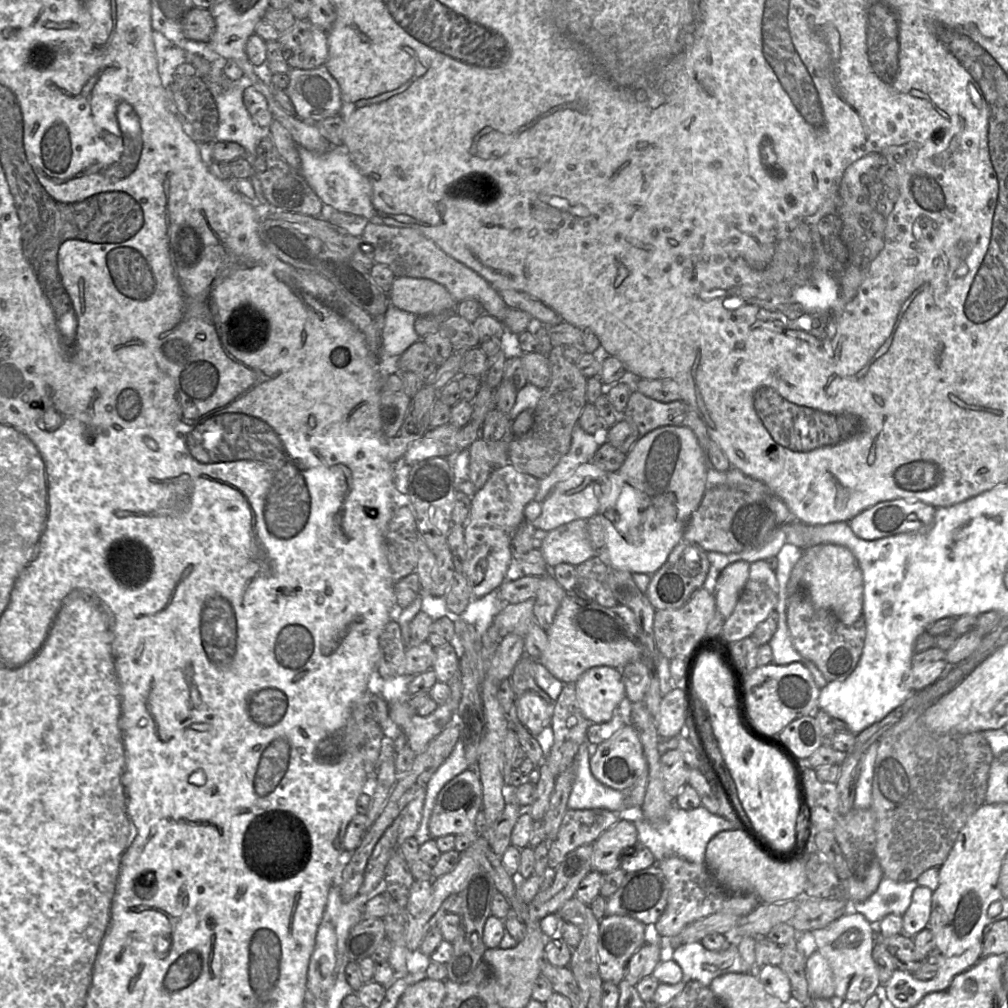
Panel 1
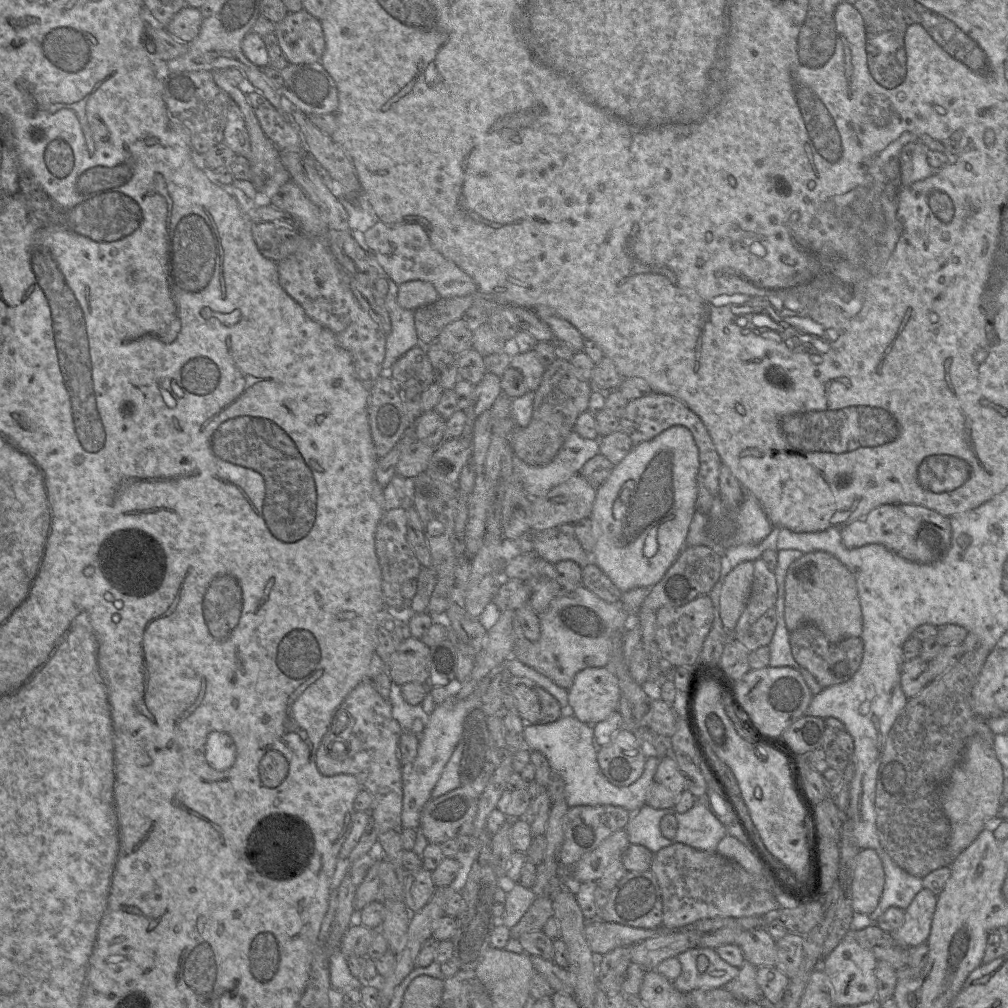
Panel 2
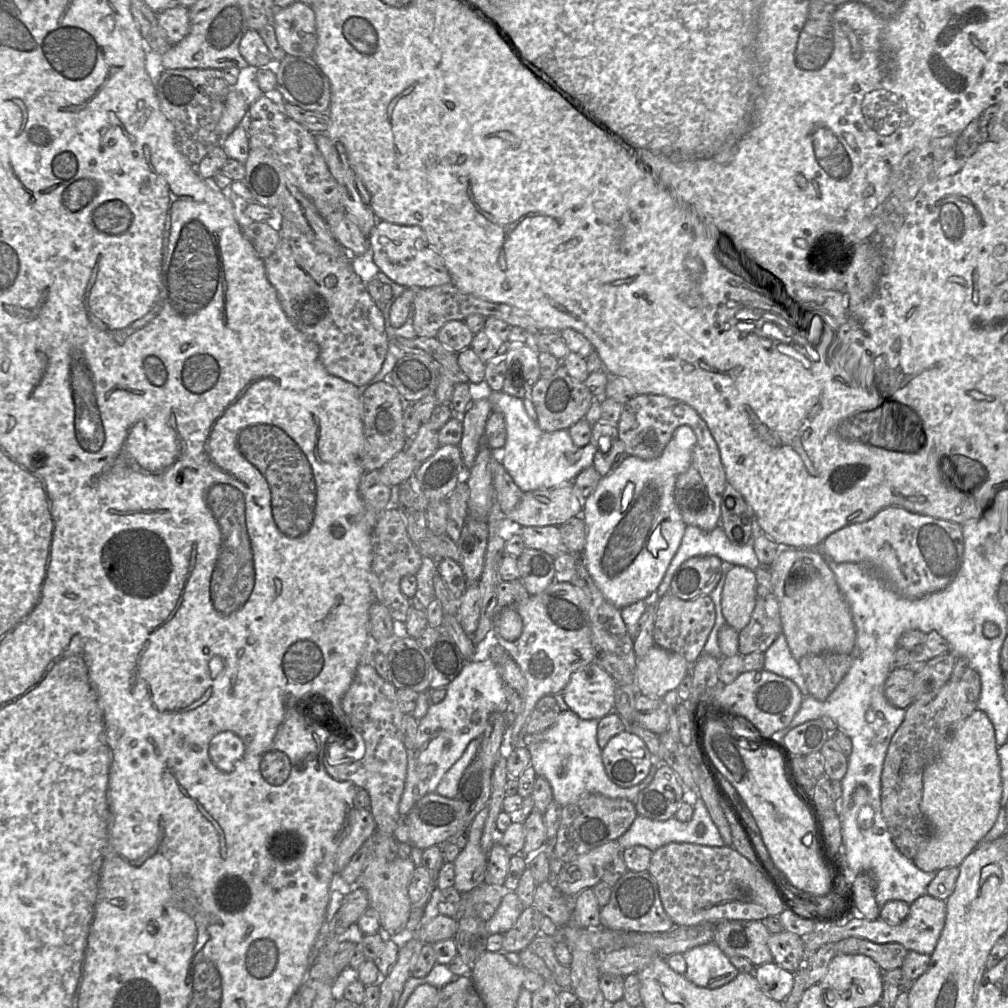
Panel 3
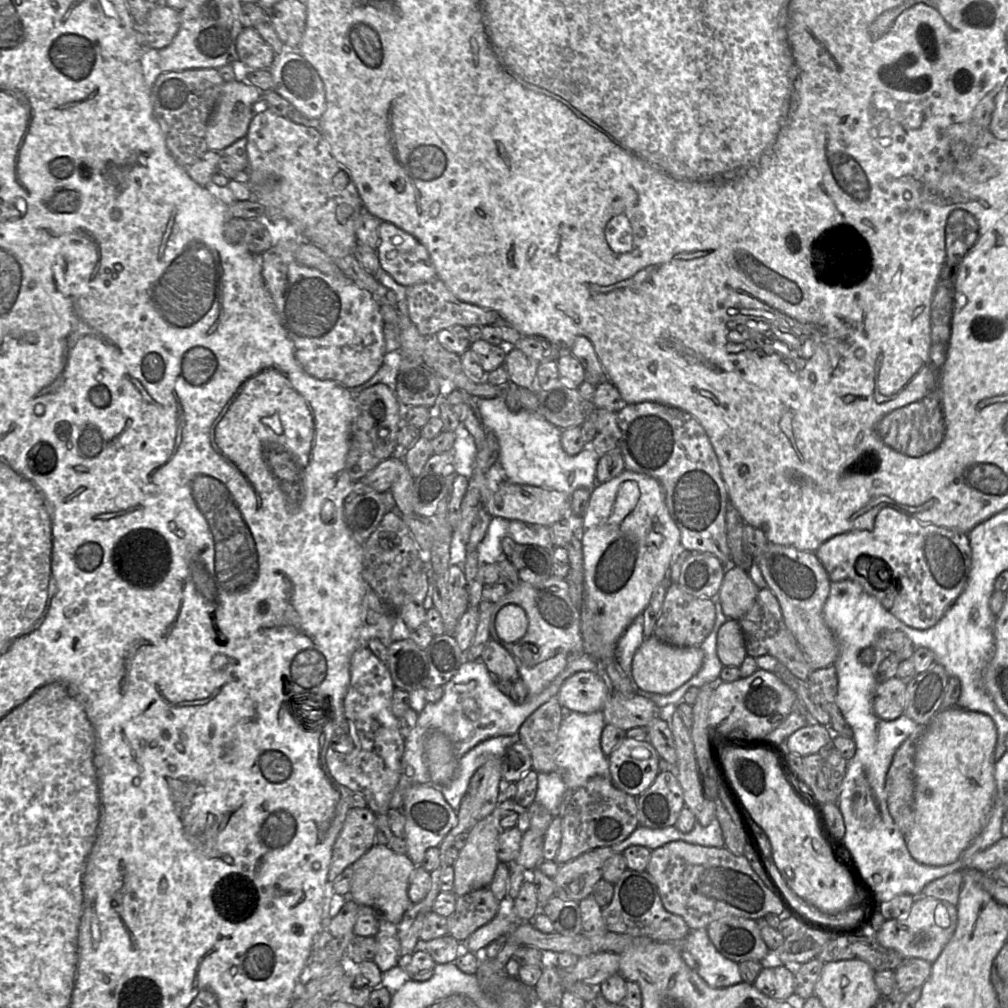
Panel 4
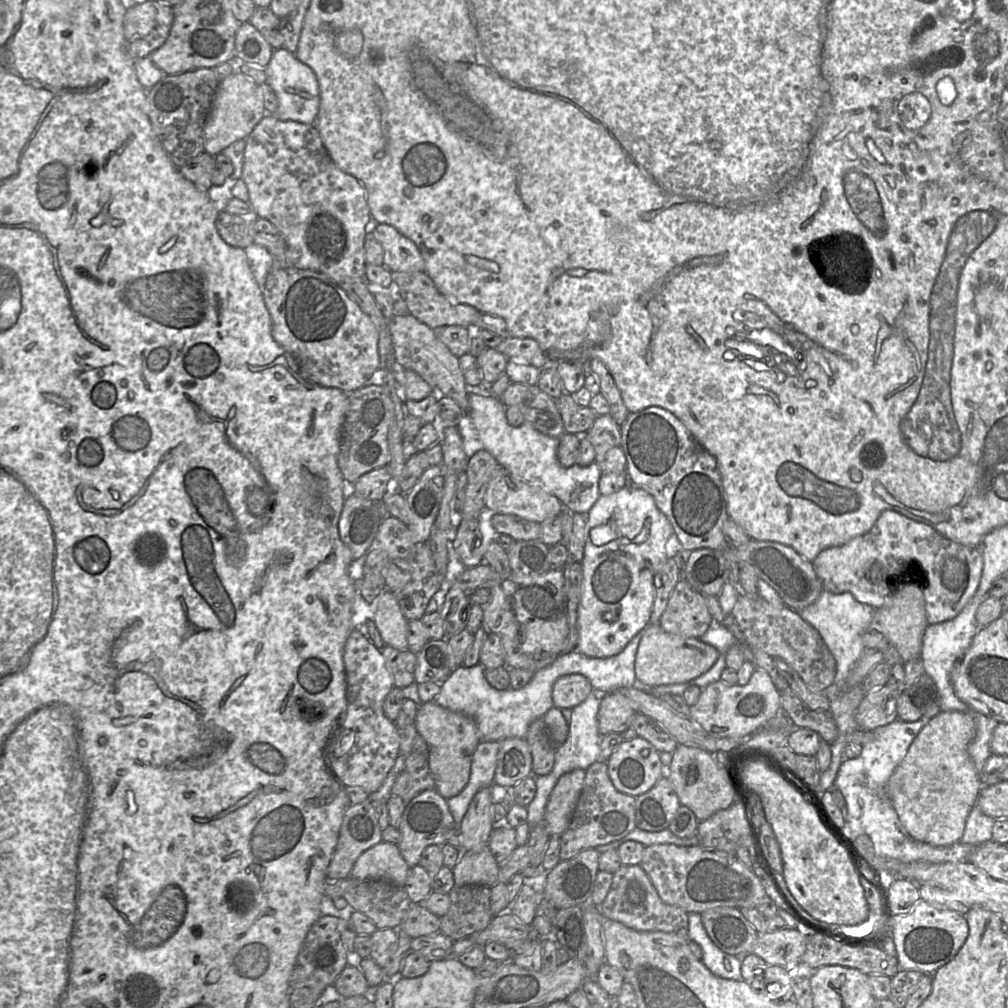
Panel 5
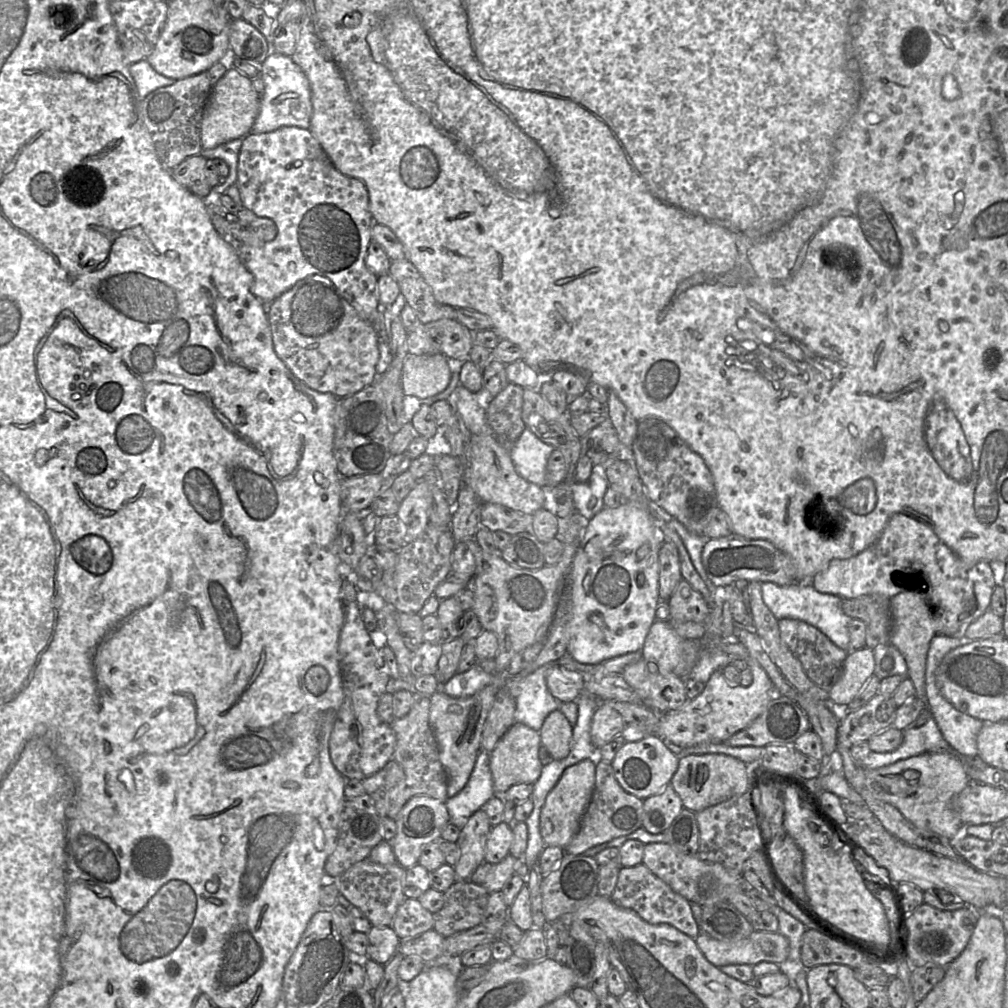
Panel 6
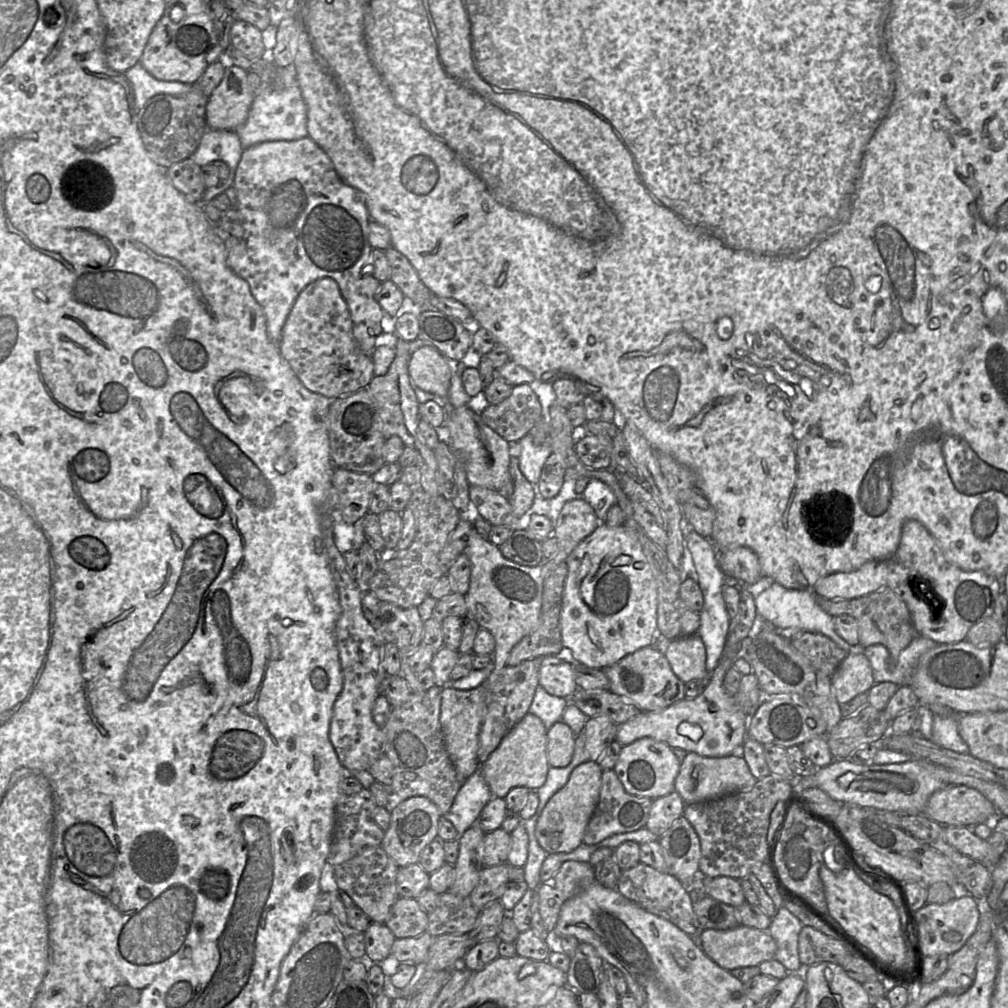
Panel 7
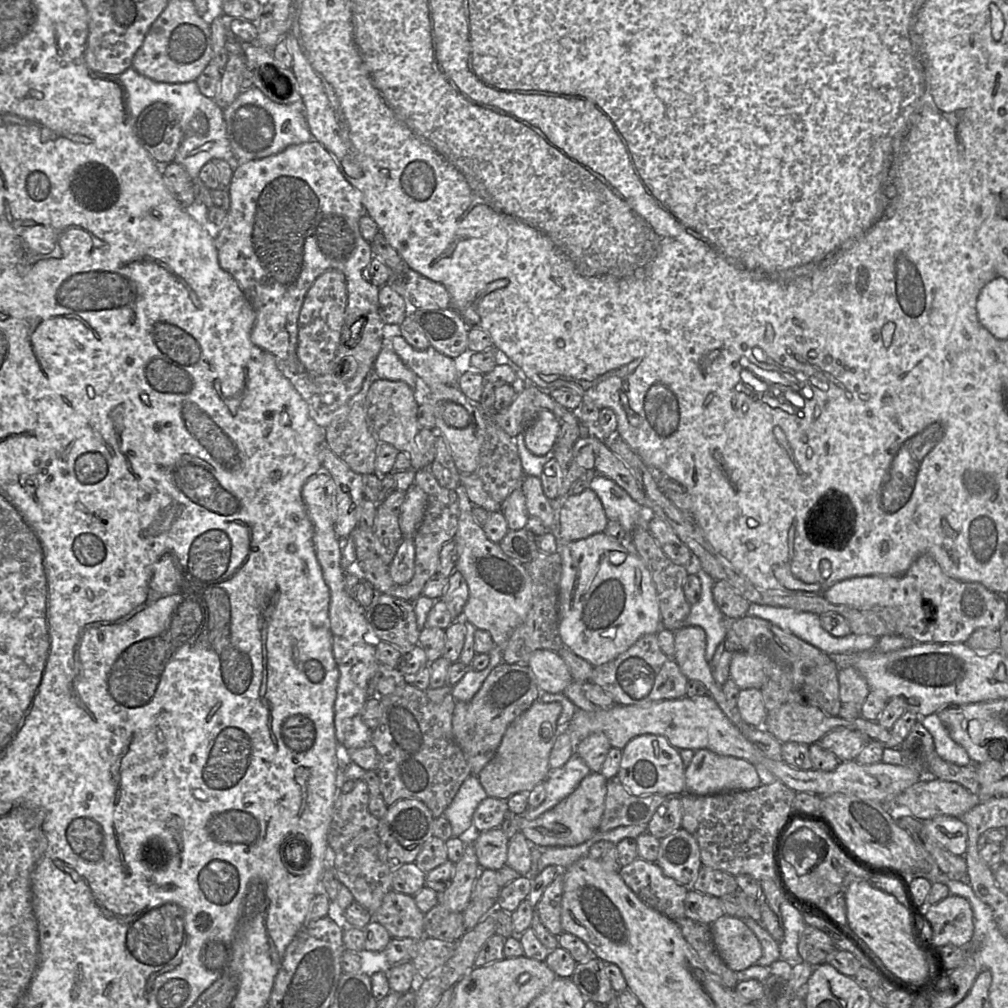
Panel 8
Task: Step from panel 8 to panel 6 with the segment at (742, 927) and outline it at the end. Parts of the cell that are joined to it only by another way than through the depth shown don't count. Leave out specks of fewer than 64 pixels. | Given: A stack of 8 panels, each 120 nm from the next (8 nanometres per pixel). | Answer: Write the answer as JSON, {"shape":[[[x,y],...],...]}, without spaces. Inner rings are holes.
{"shape":[[[754,930],[747,938],[736,942],[721,941],[700,932],[695,942],[705,958],[718,968],[760,962],[782,964],[790,952],[788,939],[778,932]]]}

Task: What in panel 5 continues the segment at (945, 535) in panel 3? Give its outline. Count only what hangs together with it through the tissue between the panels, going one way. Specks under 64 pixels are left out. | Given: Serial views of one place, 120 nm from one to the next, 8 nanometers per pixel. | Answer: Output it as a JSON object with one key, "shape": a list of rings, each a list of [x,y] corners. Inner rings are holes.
{"shape":[[[894,510],[881,513],[873,527],[841,546],[822,550],[812,562],[823,590],[840,594],[851,593],[861,603],[879,609],[892,593],[890,586],[897,582],[903,585],[924,585],[925,610],[929,625],[938,624],[956,617],[974,596],[982,575],[983,556],[980,547],[970,547],[954,542],[928,524],[915,521]]]}

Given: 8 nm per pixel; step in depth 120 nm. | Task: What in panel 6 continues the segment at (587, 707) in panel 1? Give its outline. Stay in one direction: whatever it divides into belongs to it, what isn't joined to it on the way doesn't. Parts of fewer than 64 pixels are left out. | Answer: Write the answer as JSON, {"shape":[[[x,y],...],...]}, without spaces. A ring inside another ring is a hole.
{"shape":[[[559,664],[548,669],[546,684],[551,695],[560,703],[577,701],[585,692],[585,676]]]}

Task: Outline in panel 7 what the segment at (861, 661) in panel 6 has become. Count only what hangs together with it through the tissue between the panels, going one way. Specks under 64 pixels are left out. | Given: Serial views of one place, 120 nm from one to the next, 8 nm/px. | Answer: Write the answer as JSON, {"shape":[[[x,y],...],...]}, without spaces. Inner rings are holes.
{"shape":[[[861,647],[849,652],[831,676],[831,685],[840,705],[847,703],[859,694],[868,693],[874,684],[870,662],[861,651]]]}

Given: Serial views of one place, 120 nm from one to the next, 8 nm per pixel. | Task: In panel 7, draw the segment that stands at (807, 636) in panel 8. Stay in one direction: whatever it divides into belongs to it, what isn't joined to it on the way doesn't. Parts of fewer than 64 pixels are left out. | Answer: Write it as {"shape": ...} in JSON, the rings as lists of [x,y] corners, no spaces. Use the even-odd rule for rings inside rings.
{"shape":[[[772,581],[768,585],[754,590],[755,608],[758,617],[771,622],[781,633],[788,631],[804,630],[821,633],[829,637],[847,654],[860,646],[849,645],[834,629],[833,616],[826,613],[817,603],[813,590],[787,589],[777,582]],[[916,635],[900,652],[896,662],[890,661],[888,649],[881,644],[864,647],[862,652],[870,662],[875,684],[892,682],[900,686],[909,685],[921,655],[936,645],[932,639]]]}

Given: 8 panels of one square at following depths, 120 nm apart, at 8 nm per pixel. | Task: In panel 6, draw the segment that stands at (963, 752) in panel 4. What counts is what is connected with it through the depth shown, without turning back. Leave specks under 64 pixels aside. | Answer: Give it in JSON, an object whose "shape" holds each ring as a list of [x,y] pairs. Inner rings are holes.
{"shape":[[[924,753],[877,769],[865,769],[859,764],[856,774],[849,779],[850,786],[861,797],[874,797],[891,804],[916,827],[933,831],[949,840],[964,832],[964,824],[953,808],[953,800],[970,782],[960,757],[950,753]]]}

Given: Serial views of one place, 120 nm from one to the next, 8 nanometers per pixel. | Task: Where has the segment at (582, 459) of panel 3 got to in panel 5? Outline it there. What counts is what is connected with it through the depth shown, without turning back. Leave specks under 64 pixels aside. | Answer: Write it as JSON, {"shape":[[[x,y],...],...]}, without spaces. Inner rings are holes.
{"shape":[[[470,392],[468,415],[484,449],[517,479],[555,495],[574,513],[587,514],[600,497],[599,480],[602,471],[596,462],[588,466],[574,464],[563,467],[557,458],[560,439],[542,434],[527,422],[518,427],[511,426],[506,417],[506,406],[500,399]]]}

